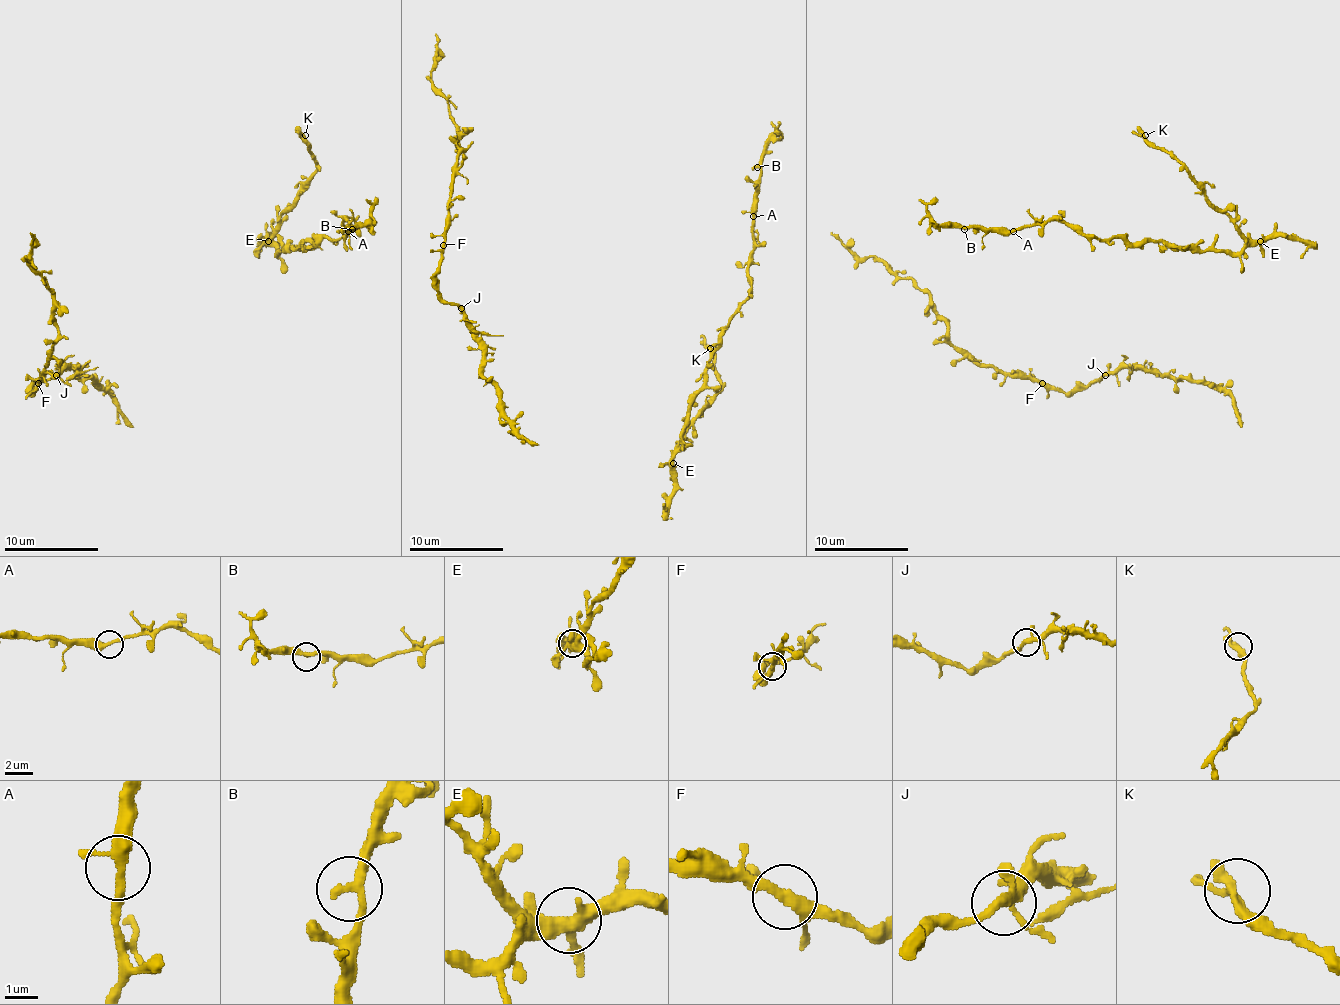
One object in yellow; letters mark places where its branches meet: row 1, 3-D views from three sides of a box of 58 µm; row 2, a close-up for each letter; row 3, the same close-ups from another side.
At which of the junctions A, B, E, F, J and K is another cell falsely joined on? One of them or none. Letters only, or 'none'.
none

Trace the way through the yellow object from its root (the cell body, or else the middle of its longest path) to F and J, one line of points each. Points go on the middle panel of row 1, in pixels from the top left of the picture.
F: (515, 434), (501, 392), (482, 373), (475, 329), (457, 305), (440, 296), (436, 275), (443, 244)
J: (515, 434), (513, 423), (504, 411), (501, 392), (482, 373), (480, 338), (461, 308)

